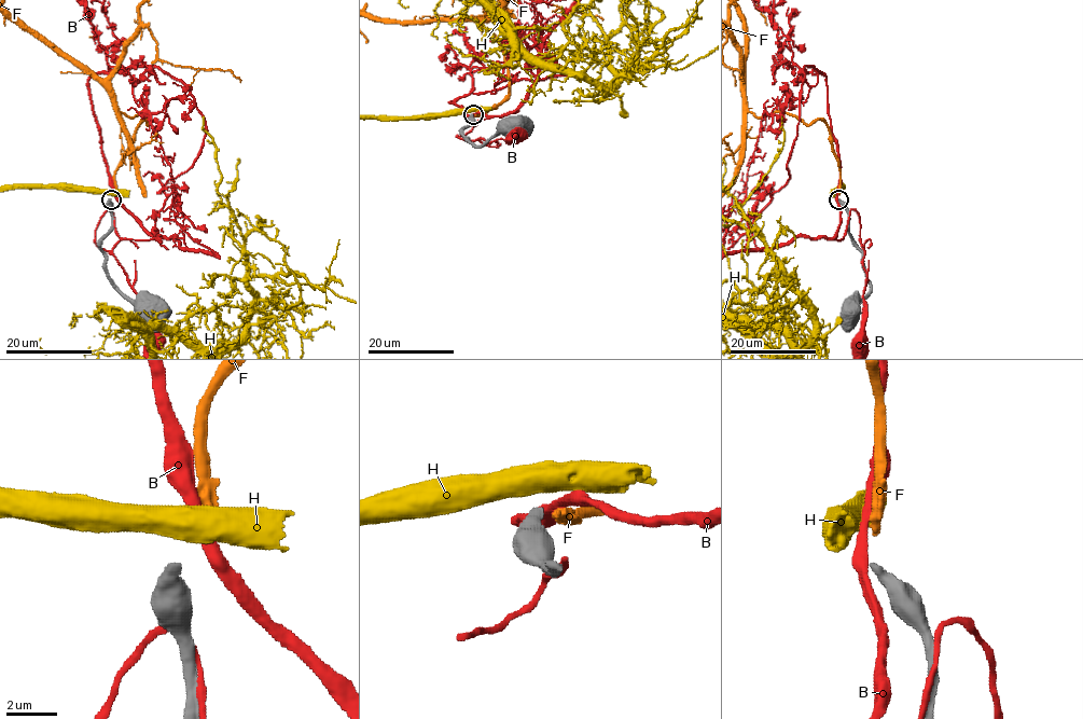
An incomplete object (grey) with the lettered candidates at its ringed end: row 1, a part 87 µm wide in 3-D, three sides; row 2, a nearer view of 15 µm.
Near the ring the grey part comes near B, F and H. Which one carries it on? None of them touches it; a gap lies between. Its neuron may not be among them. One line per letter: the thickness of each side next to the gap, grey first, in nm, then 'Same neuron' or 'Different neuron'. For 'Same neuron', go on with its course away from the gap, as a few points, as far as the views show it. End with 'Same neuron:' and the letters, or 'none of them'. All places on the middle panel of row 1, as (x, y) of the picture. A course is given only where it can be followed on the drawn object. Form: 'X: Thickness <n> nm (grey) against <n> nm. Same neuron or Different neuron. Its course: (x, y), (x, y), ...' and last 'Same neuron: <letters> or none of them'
B: Thickness 420 nm (grey) against 440 nm. Different neuron
F: Thickness 420 nm (grey) against 360 nm. Same neuron
H: Thickness 420 nm (grey) against 850 nm. Different neuron
Same neuron: F

